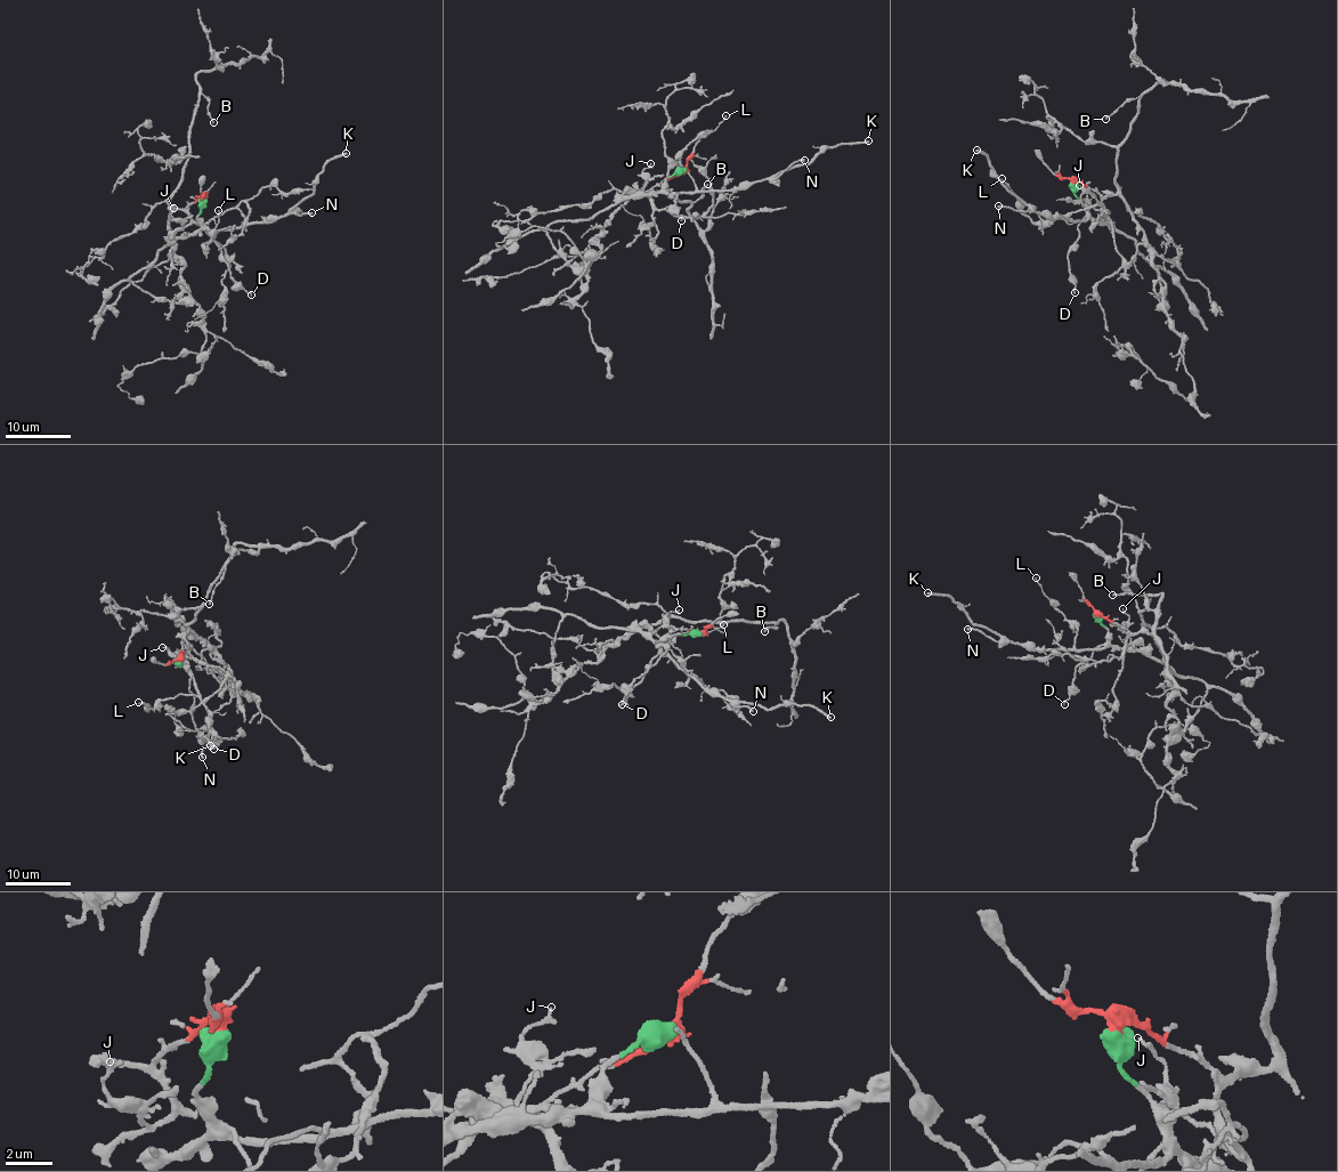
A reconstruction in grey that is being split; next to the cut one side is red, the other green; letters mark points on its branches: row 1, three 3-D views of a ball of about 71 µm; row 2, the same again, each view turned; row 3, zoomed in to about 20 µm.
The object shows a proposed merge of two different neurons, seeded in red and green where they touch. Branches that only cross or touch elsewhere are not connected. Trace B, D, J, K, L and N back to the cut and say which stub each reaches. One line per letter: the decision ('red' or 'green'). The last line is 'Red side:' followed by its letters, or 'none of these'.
B: red
D: green
J: red
K: green
L: green
N: green
Red side: B, J

